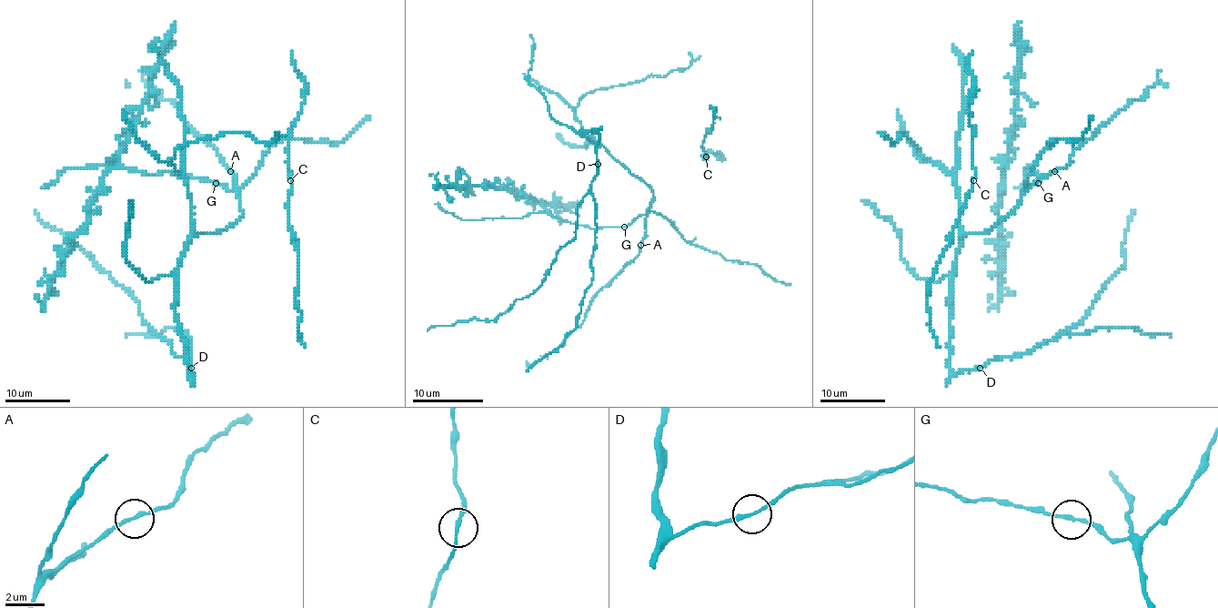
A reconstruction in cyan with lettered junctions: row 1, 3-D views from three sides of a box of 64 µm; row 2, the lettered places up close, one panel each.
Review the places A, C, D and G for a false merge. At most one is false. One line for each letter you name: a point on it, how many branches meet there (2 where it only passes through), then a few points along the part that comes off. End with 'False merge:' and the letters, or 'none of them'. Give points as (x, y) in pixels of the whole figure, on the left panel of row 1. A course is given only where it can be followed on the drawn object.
False merge: none of them

